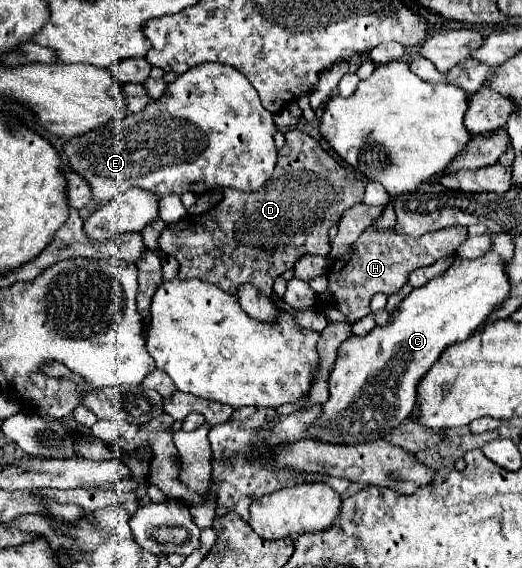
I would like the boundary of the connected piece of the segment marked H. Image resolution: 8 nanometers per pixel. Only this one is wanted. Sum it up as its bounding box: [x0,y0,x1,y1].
[317,227,467,323]

